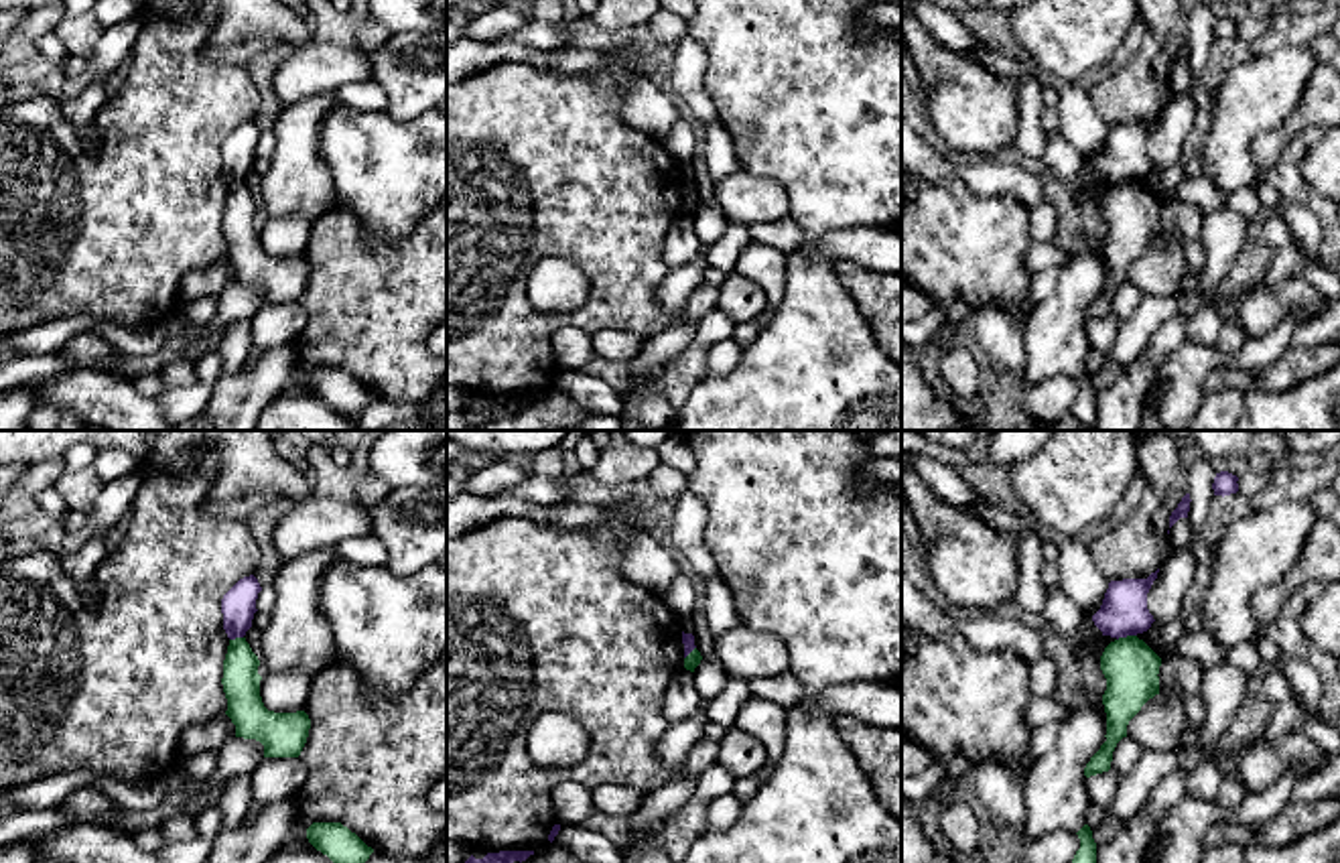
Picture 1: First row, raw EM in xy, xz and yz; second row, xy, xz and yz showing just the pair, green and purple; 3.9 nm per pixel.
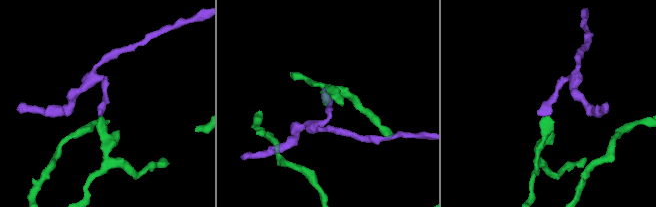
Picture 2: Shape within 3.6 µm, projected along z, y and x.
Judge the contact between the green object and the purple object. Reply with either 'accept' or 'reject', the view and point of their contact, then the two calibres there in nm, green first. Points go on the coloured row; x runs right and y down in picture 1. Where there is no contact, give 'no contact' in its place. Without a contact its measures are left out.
reject | yz (1127, 636) | 220/190 nm

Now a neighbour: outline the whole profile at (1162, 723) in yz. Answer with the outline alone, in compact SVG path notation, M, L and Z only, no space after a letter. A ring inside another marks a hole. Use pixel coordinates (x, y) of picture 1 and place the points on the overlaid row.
M1155 694L1129 721L1127 735L1143 749L1194 749L1202 727L1188 723L1182 696Z

